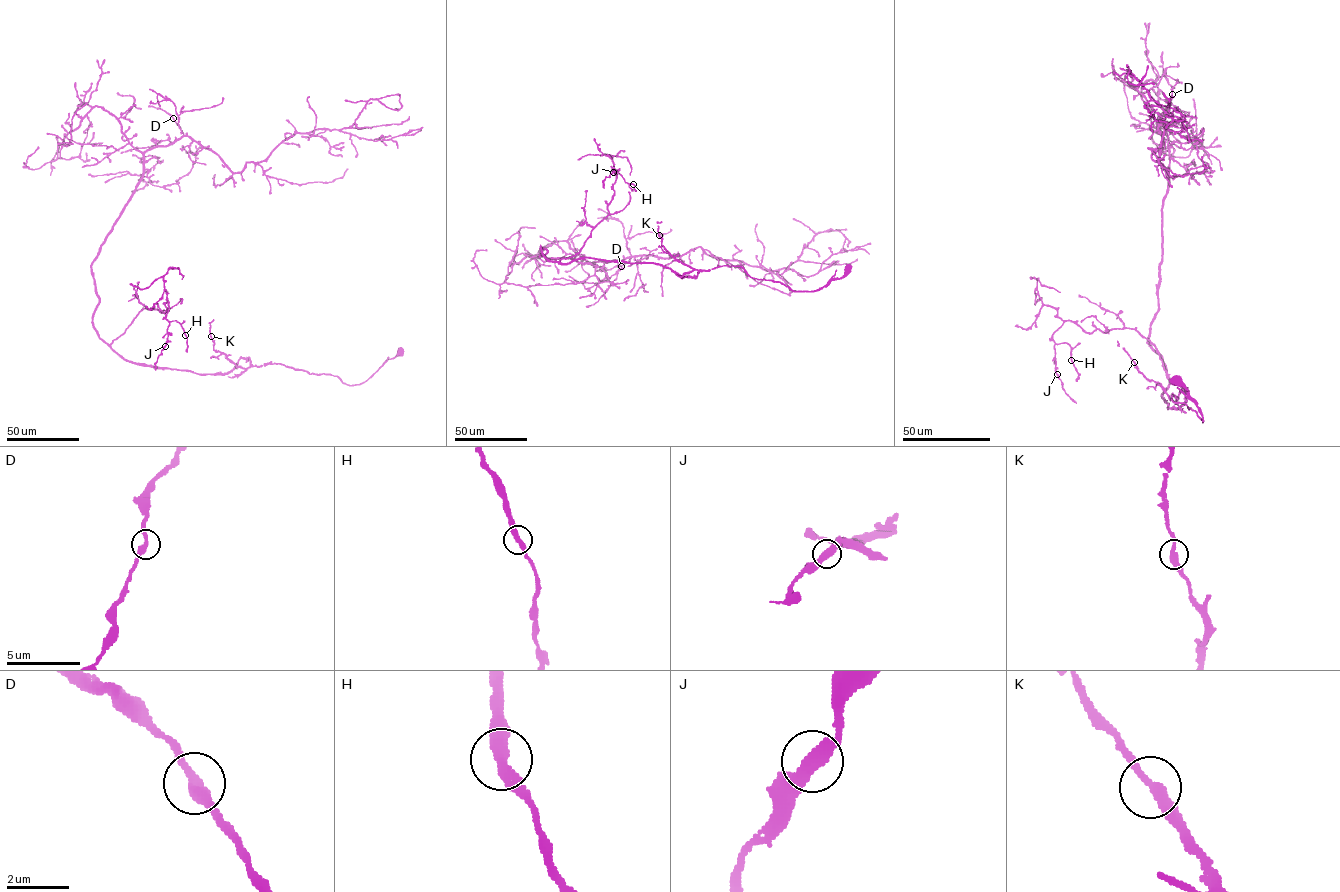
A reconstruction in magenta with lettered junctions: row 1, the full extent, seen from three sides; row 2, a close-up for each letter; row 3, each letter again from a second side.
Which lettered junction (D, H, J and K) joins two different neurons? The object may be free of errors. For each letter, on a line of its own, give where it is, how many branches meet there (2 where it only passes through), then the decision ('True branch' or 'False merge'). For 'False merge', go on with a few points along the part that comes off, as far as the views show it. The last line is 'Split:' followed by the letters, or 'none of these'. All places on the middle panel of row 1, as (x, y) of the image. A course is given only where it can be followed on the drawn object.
D: Place: (621, 266). Branches: 2. True branch
H: Place: (633, 184). Branches: 2. True branch
J: Place: (613, 172). Branches: 2. True branch
K: Place: (659, 235). Branches: 2. True branch
Split: none of these

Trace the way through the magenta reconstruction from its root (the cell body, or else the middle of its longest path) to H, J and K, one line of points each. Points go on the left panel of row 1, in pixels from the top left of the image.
H: (399, 352), (348, 385), (249, 357), (223, 374), (157, 368), (110, 346), (143, 308), (167, 302), (185, 334)
J: (399, 352), (348, 385), (249, 357), (223, 374), (157, 368), (110, 344), (143, 308), (167, 302), (164, 346)
K: (399, 352), (365, 381), (348, 385), (336, 376), (309, 373), (278, 363), (241, 368), (214, 349), (211, 336)

